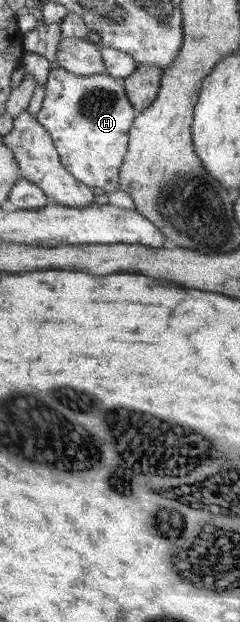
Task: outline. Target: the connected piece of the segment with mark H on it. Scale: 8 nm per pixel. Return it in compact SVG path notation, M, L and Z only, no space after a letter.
M63 67L52 69L46 87L46 96L42 111L37 114L38 120L49 130L60 153L63 165L85 185L101 188L106 193L119 191L120 174L126 155L130 151L130 131L134 119L141 114L131 103L126 94L126 86L121 85L111 74L90 75L83 77L75 75Z

